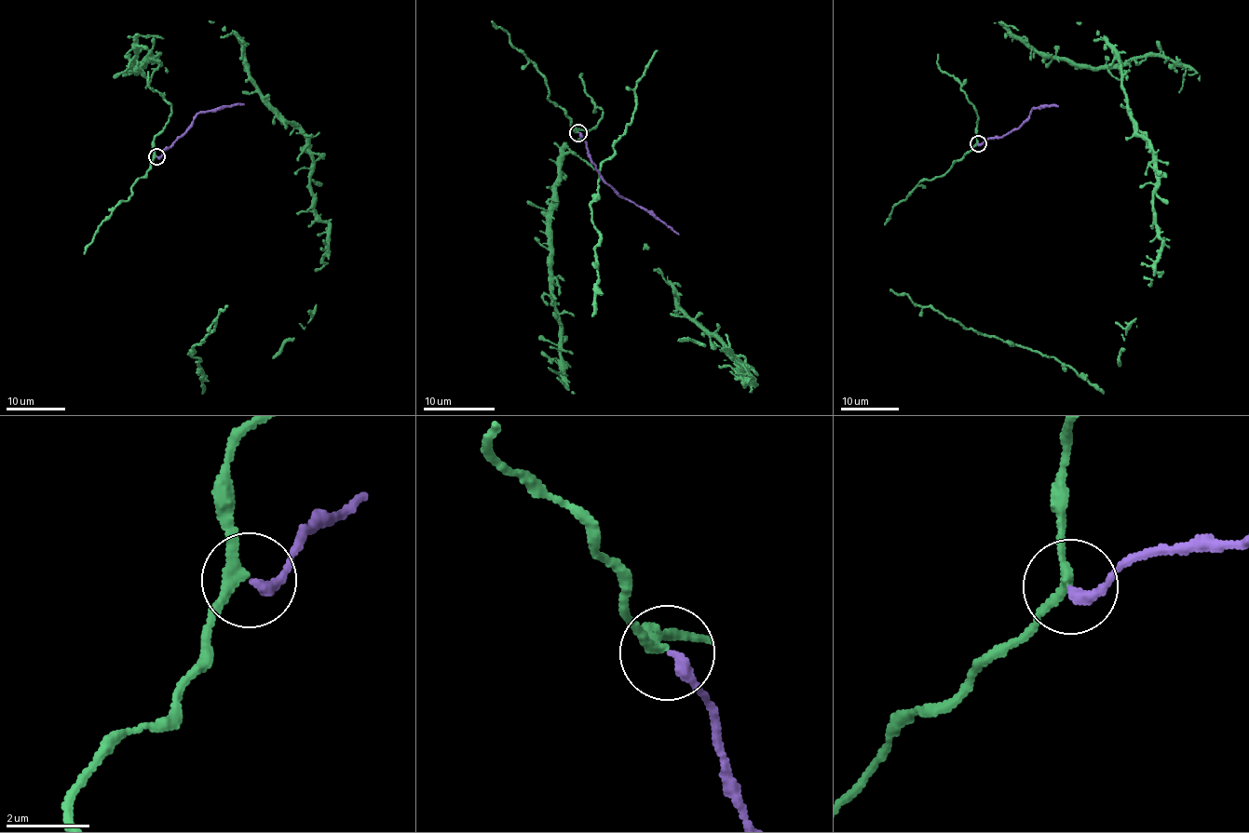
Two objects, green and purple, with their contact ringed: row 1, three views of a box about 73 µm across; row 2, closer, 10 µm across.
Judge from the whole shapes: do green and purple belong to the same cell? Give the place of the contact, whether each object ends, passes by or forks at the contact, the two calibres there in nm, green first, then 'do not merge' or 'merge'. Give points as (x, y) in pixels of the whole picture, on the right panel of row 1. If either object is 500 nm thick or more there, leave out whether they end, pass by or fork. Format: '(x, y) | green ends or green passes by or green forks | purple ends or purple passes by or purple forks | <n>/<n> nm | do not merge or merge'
(978, 143) | green passes by | purple ends | 240/280 nm | merge

